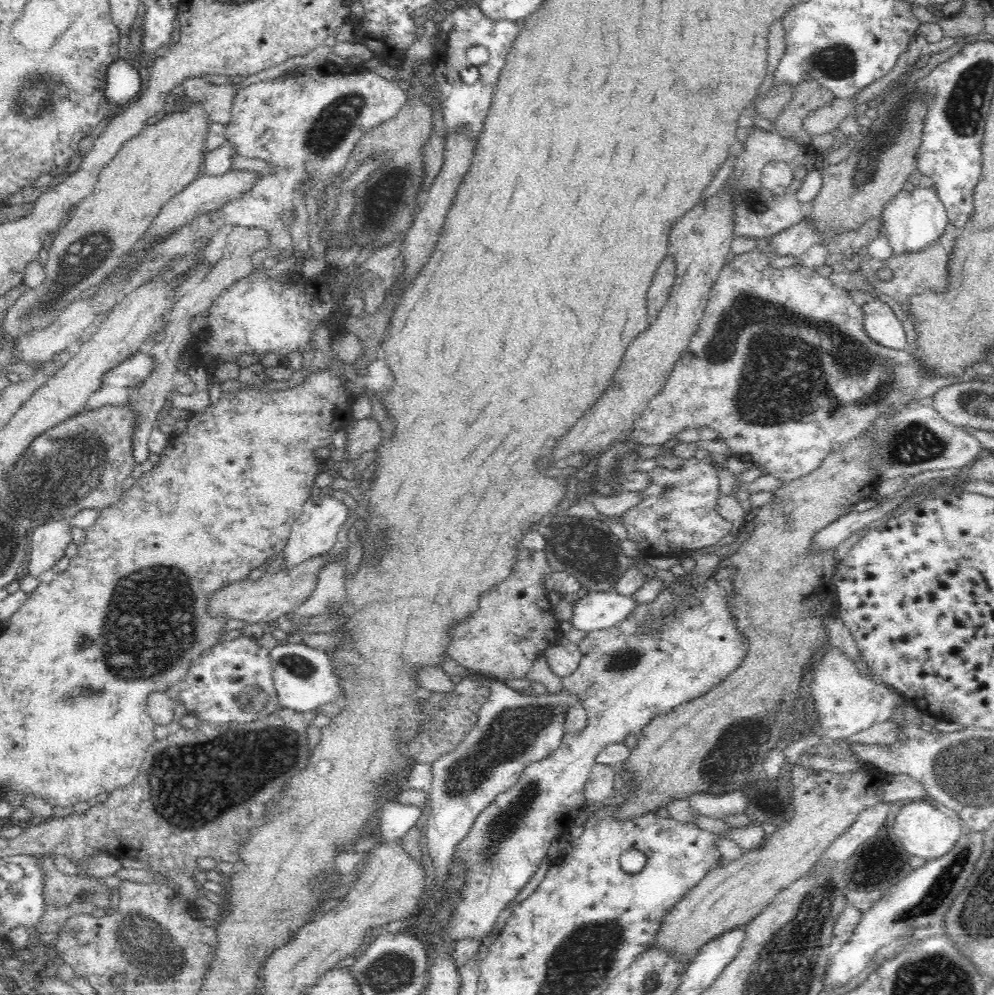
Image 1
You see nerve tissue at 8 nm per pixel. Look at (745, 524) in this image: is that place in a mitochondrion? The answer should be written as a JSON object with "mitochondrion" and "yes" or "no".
{"mitochondrion":"no"}

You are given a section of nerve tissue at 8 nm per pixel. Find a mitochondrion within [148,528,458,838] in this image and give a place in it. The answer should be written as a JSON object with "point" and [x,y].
{"point":[181,774]}

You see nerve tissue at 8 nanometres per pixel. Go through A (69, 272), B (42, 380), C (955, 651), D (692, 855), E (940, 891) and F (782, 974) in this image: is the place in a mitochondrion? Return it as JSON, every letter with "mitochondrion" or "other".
{"A":"mitochondrion","B":"other","C":"other","D":"other","E":"mitochondrion","F":"mitochondrion"}

